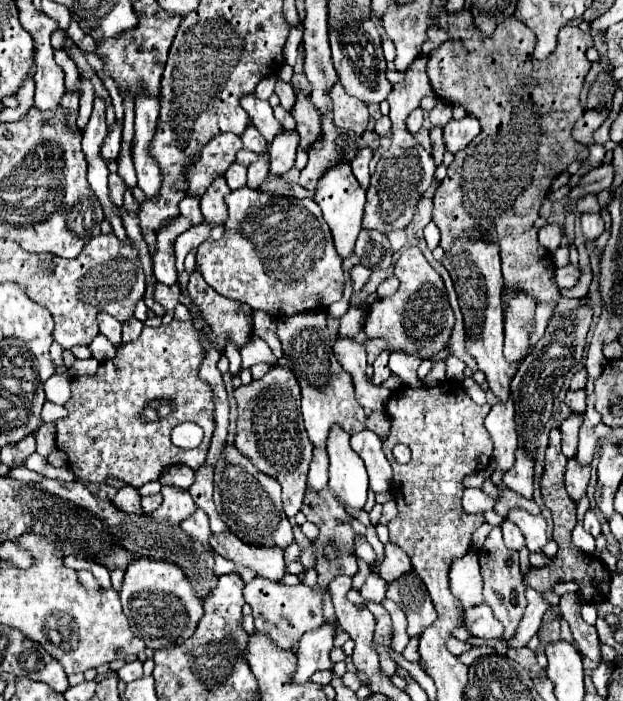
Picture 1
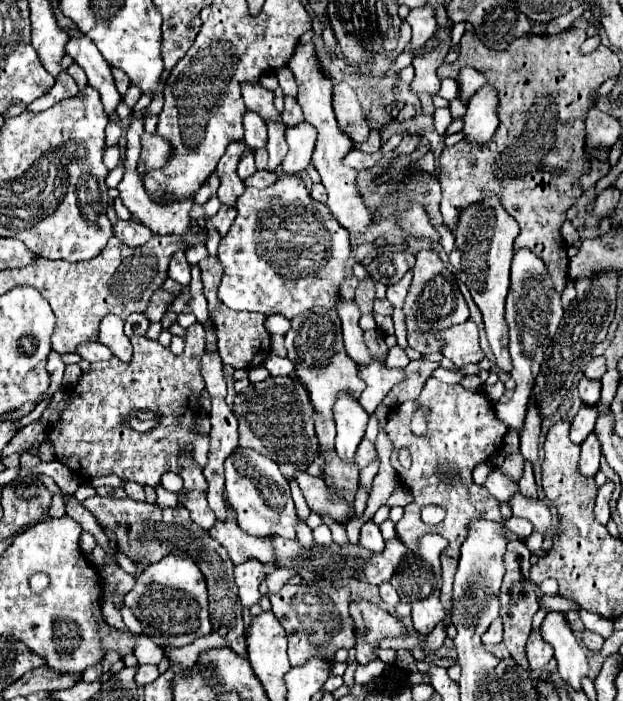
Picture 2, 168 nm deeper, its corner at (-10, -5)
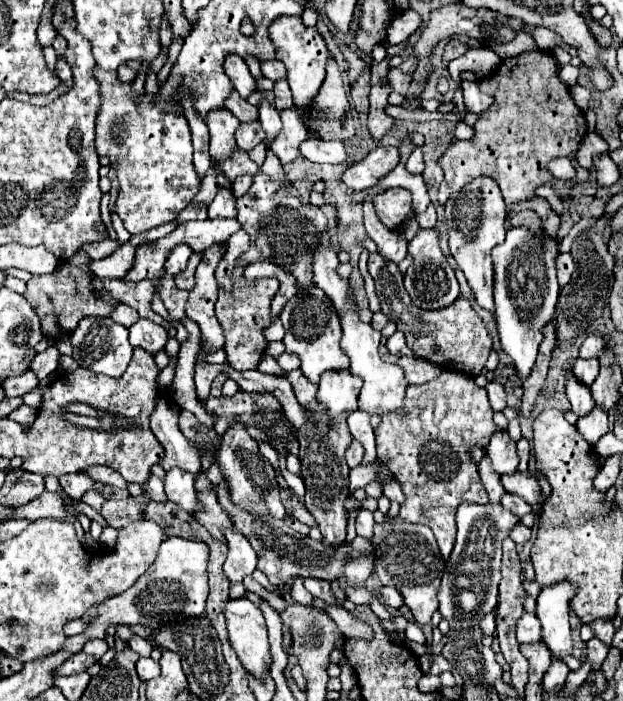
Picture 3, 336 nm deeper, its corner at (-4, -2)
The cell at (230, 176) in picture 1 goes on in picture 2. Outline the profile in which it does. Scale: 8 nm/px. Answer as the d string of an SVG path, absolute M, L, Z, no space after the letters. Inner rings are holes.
M250 151L244 159L240 159L238 175L240 175L240 179L246 179L246 177L250 177L254 171L256 171L256 167L254 167L254 151Z

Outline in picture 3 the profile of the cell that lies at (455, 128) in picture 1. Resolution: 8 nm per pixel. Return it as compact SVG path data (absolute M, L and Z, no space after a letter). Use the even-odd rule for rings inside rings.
M462 82L462 90L464 90L464 104L466 104L468 112L472 112L472 114L480 116L494 102L494 98L484 94L476 86L476 82Z

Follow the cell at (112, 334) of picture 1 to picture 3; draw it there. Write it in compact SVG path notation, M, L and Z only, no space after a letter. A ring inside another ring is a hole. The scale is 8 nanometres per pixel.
M86 318L78 328L70 334L70 342L74 346L74 360L90 368L94 372L104 372L106 376L122 376L126 370L130 358L132 358L132 346L128 342L128 330L120 324L116 324L112 318Z

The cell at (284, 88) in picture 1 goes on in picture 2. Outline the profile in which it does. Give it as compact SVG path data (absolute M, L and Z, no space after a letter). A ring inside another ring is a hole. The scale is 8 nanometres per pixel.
M280 67L280 69L276 69L274 73L276 73L278 81L280 81L280 87L282 87L284 95L296 97L296 93L298 93L298 87L296 87L296 81L294 81L294 75L292 75L292 71L290 71L288 67Z

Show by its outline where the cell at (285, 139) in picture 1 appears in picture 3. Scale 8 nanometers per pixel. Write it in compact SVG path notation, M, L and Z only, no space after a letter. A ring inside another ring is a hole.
M282 110L280 116L284 126L274 144L270 144L270 150L280 158L282 164L290 164L300 156L300 144L308 138L308 130L304 128L304 122L296 110Z

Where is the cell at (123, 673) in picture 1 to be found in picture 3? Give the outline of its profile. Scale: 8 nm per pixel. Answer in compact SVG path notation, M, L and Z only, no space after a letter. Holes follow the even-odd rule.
M140 658L136 662L136 670L138 670L138 678L142 682L148 682L160 674L160 664L154 662L152 658Z

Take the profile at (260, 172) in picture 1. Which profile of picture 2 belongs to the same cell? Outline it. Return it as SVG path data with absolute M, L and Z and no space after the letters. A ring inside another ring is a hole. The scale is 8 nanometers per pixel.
M282 119L278 121L272 121L272 123L266 123L268 125L268 143L266 143L266 149L268 149L268 155L270 155L270 161L268 161L268 171L274 171L286 151L288 151L288 145L286 145L286 139L284 139L284 131L286 131L286 125Z

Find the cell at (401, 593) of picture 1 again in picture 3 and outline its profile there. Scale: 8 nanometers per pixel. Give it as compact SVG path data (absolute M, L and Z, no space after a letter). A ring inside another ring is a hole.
M386 518L382 524L374 526L374 546L378 548L376 556L376 574L384 586L394 586L402 596L404 604L410 608L416 624L430 624L432 614L438 610L438 588L446 562L438 550L434 532L424 524L406 524L400 518Z

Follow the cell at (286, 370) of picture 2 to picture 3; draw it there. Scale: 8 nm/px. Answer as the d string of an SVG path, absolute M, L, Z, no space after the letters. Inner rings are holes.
M282 354L282 356L278 356L276 358L276 362L280 364L280 368L284 370L284 372L290 372L290 370L296 370L298 368L298 358L294 358L294 354Z

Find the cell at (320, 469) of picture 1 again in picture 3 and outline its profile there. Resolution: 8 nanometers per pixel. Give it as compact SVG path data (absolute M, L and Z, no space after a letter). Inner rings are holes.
M300 370L286 372L286 376L284 376L284 378L292 384L294 394L296 394L296 398L298 398L300 406L308 406L308 404L312 404L312 402L316 400L316 388L314 388L314 384L310 384L310 382L302 376L302 372L300 372Z

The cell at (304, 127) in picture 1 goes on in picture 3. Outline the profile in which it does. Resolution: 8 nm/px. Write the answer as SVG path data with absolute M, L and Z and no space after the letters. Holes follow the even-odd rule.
M282 16L270 26L270 38L276 44L276 60L286 64L288 70L288 84L294 96L294 106L302 118L308 116L308 110L314 104L314 98L324 82L326 76L326 64L328 64L328 50L318 34L316 28L306 28L300 18L294 16Z

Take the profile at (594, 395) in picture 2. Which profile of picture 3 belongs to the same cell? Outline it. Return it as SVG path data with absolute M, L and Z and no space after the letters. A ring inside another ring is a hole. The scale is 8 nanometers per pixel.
M576 358L574 366L572 366L572 372L578 378L578 382L582 382L586 386L590 386L596 380L598 370L600 370L598 360L582 360L582 358Z

